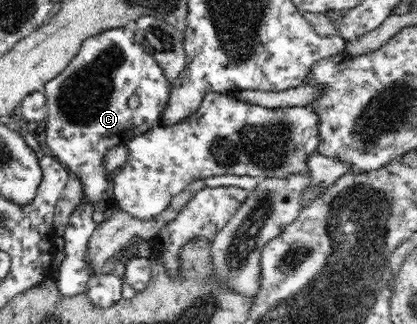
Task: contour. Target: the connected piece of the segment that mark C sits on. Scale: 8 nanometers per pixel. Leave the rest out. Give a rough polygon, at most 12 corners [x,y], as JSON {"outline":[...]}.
{"outline":[[136,22],[85,38],[45,85],[46,141],[82,181],[61,297],[86,292],[103,157],[159,125],[170,84]]}

